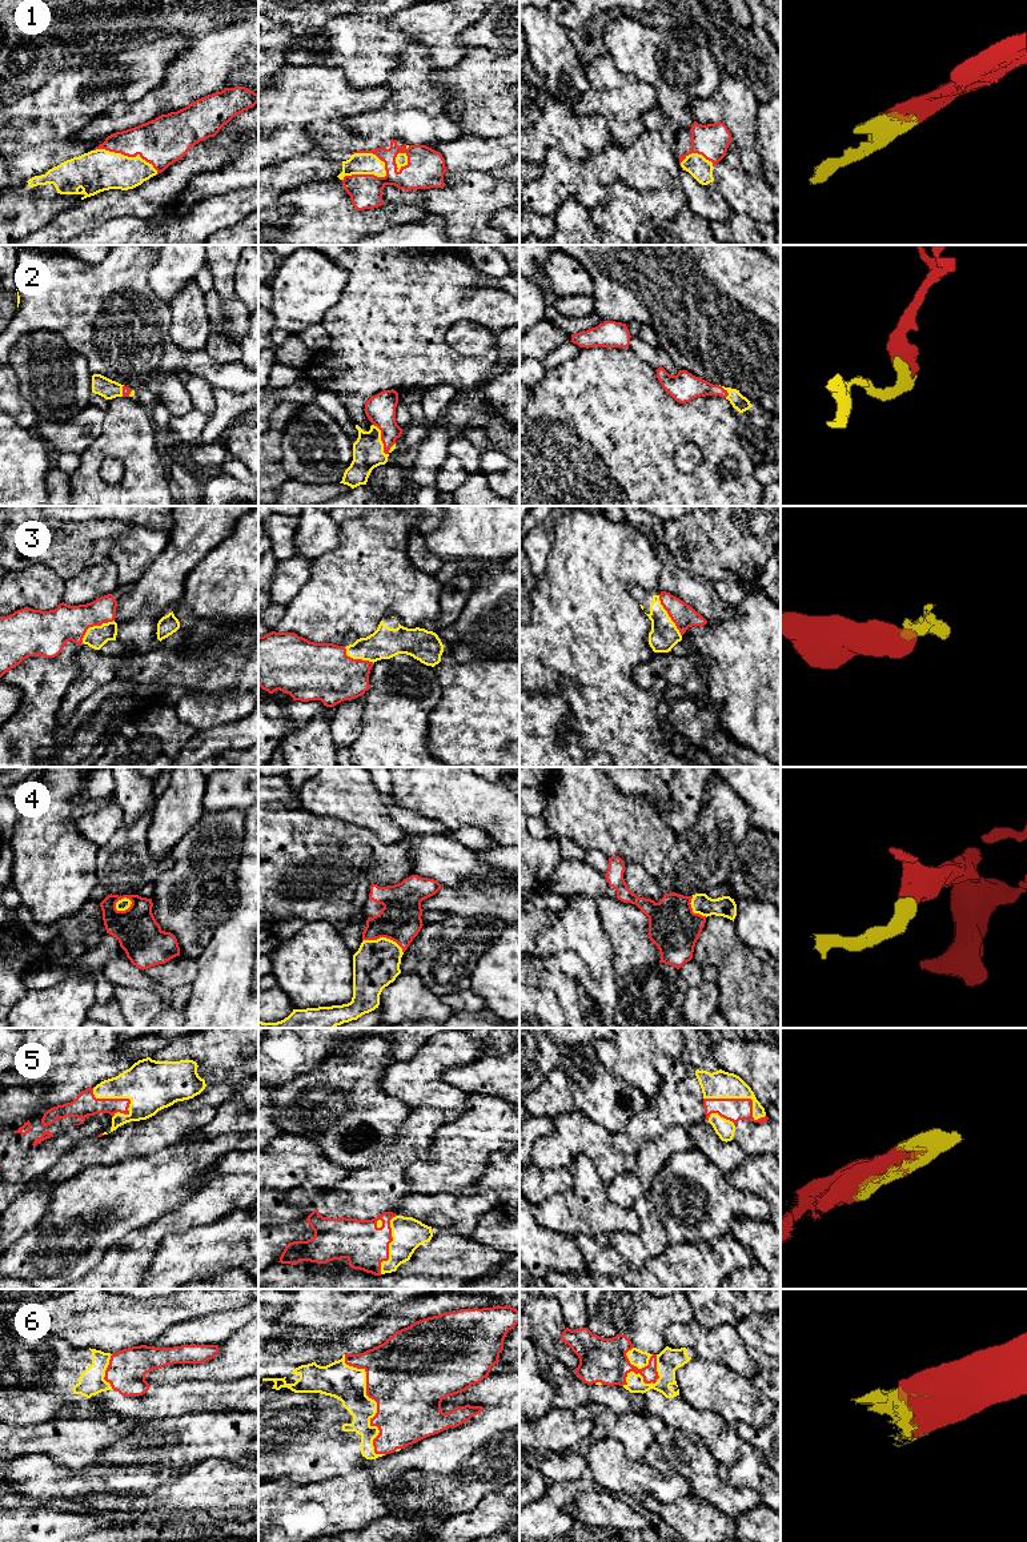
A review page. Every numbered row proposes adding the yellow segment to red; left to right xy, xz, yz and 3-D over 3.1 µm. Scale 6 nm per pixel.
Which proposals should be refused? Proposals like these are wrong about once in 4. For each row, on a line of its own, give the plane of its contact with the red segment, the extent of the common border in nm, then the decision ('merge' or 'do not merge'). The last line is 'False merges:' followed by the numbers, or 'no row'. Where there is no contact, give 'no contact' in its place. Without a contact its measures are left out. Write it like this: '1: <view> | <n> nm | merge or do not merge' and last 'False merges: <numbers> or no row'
1: xz | 300 nm | merge
2: xz | 220 nm | merge
3: xy | 240 nm | merge
4: xz | 260 nm | merge
5: yz | 400 nm | merge
6: xz | 650 nm | merge
False merges: no row

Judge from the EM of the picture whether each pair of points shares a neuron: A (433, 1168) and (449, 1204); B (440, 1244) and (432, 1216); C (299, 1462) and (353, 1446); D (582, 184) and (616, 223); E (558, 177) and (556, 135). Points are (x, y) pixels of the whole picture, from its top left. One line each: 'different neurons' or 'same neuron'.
A: different neurons
B: different neurons
C: same neuron
D: different neurons
E: different neurons

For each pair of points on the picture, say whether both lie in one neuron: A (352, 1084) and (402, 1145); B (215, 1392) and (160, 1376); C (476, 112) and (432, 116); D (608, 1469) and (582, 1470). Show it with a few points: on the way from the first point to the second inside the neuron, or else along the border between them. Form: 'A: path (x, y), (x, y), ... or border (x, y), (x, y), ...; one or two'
A: border (398, 1129), (398, 1133), (384, 1149); two
B: border (212, 1381), (183, 1380), (159, 1382), (151, 1386); two
C: border (440, 84), (446, 88), (446, 113), (464, 135); two
D: border (584, 1456), (590, 1476); two

